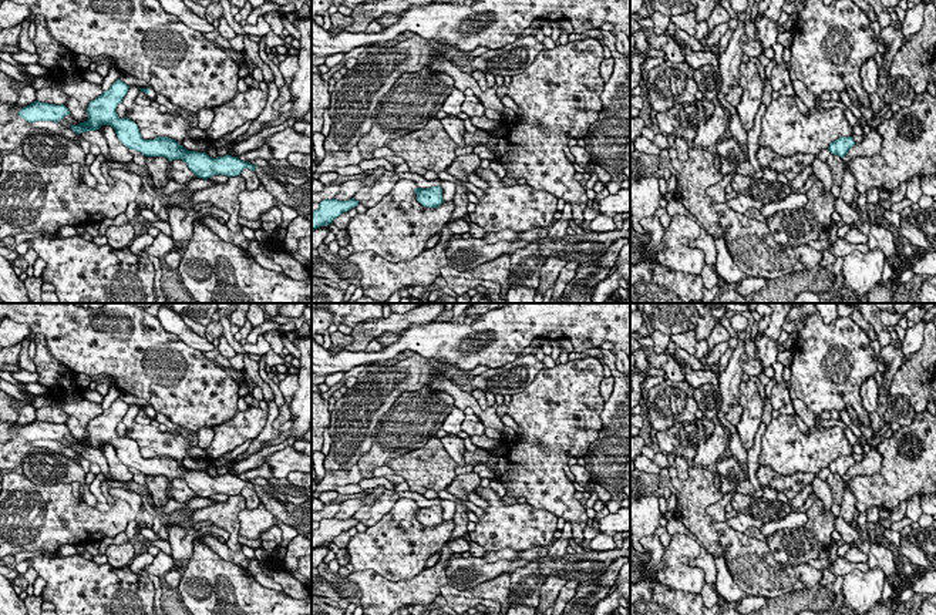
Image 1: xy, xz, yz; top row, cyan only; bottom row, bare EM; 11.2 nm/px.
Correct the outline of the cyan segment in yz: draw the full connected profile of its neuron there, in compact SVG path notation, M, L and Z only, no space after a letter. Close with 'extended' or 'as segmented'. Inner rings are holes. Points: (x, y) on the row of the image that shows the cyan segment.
M841 137L836 141L831 142L828 149L831 154L844 158L855 144L856 142L852 137Z; as segmented

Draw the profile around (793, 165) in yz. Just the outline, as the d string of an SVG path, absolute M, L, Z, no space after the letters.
M761 147L757 152L761 168L770 167L775 172L782 172L788 181L792 181L802 169L812 165L815 155L798 152L792 157L781 157L767 147Z

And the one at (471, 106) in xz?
M467 88L464 91L465 100L461 105L461 111L469 117L482 117L485 115L485 107L482 102L474 95L472 90Z

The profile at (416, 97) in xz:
M427 67L421 71L403 74L374 110L371 130L357 142L363 158L371 159L373 152L385 147L390 140L421 130L442 108L454 88L454 80L448 74Z

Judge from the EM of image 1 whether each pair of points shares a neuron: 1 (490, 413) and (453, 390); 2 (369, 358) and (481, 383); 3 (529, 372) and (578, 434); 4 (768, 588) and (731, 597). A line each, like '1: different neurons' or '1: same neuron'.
1: same neuron
2: different neurons
3: different neurons
4: different neurons

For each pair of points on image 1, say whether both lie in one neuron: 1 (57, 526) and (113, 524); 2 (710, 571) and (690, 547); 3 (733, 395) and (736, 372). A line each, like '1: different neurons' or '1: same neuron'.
1: same neuron
2: different neurons
3: same neuron

